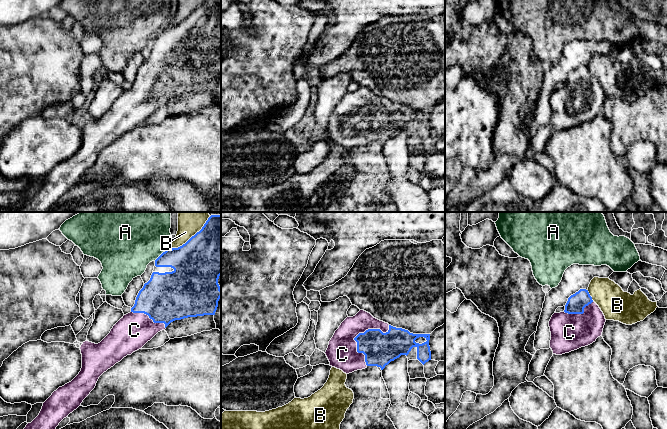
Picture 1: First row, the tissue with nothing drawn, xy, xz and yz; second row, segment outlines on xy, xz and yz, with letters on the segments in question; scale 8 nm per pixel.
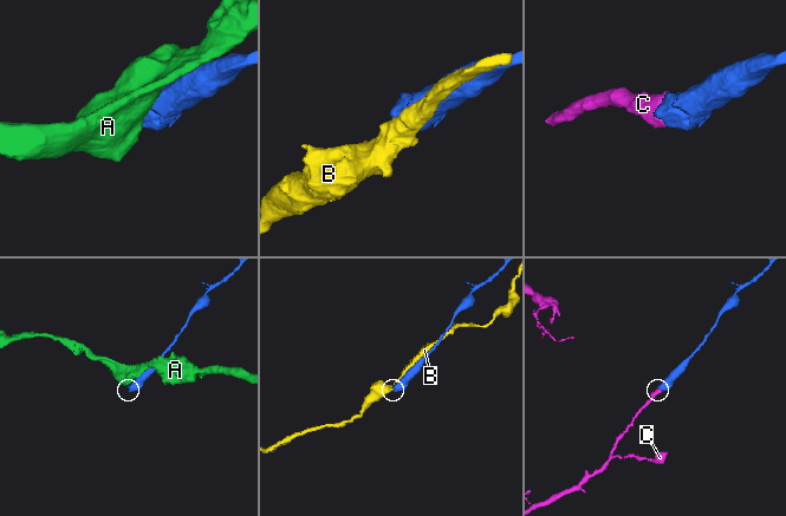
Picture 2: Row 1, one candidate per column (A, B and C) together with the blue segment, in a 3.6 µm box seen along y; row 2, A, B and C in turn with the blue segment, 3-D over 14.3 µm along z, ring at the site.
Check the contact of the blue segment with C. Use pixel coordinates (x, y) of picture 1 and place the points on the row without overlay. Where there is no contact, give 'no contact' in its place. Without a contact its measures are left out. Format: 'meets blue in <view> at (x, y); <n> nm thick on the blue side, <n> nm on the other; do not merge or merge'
meets blue in xz at (358, 110); 260 nm thick on the blue side, 240 nm on the other; merge

